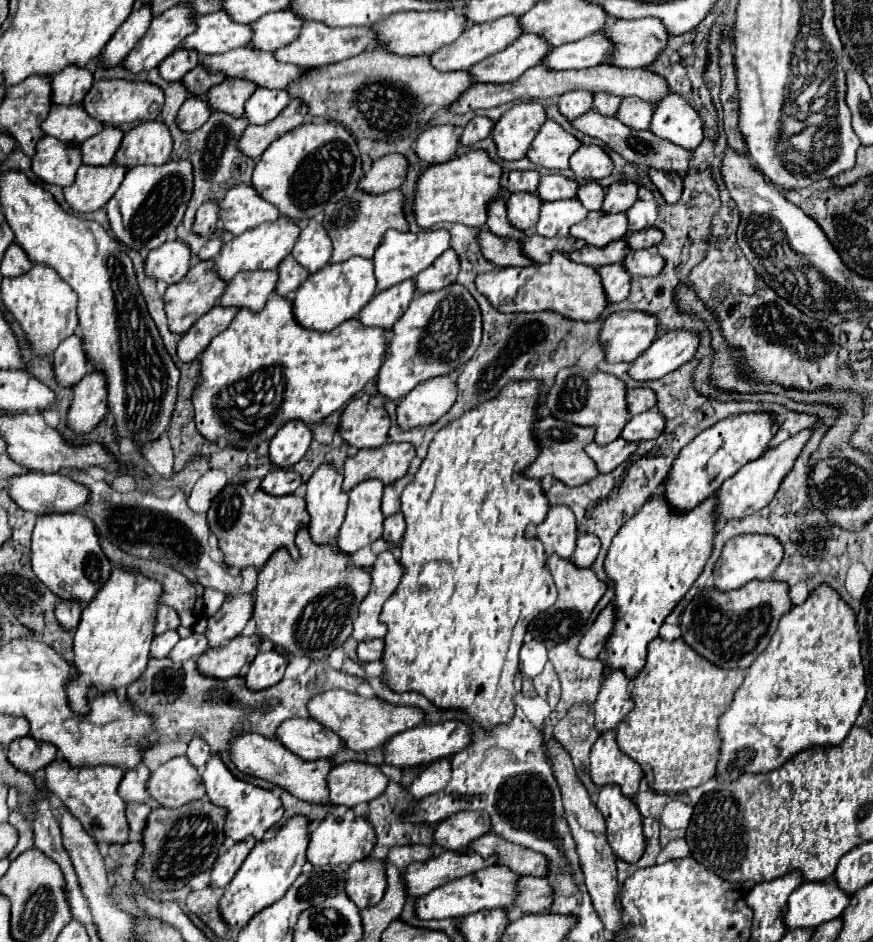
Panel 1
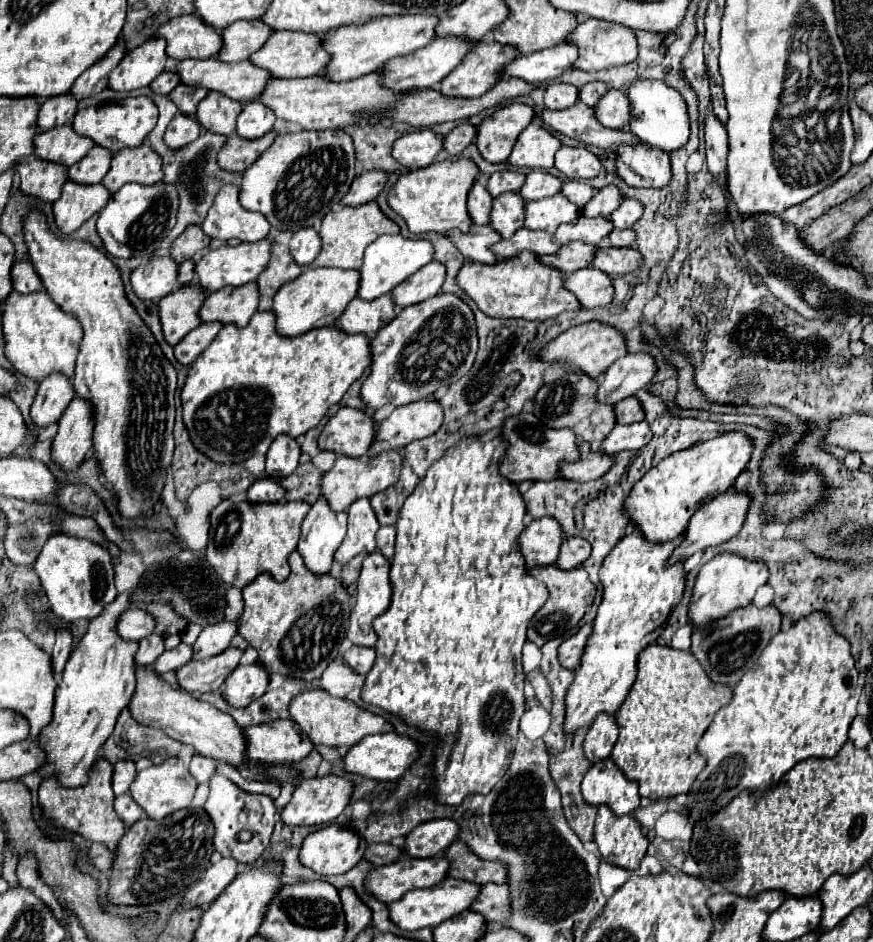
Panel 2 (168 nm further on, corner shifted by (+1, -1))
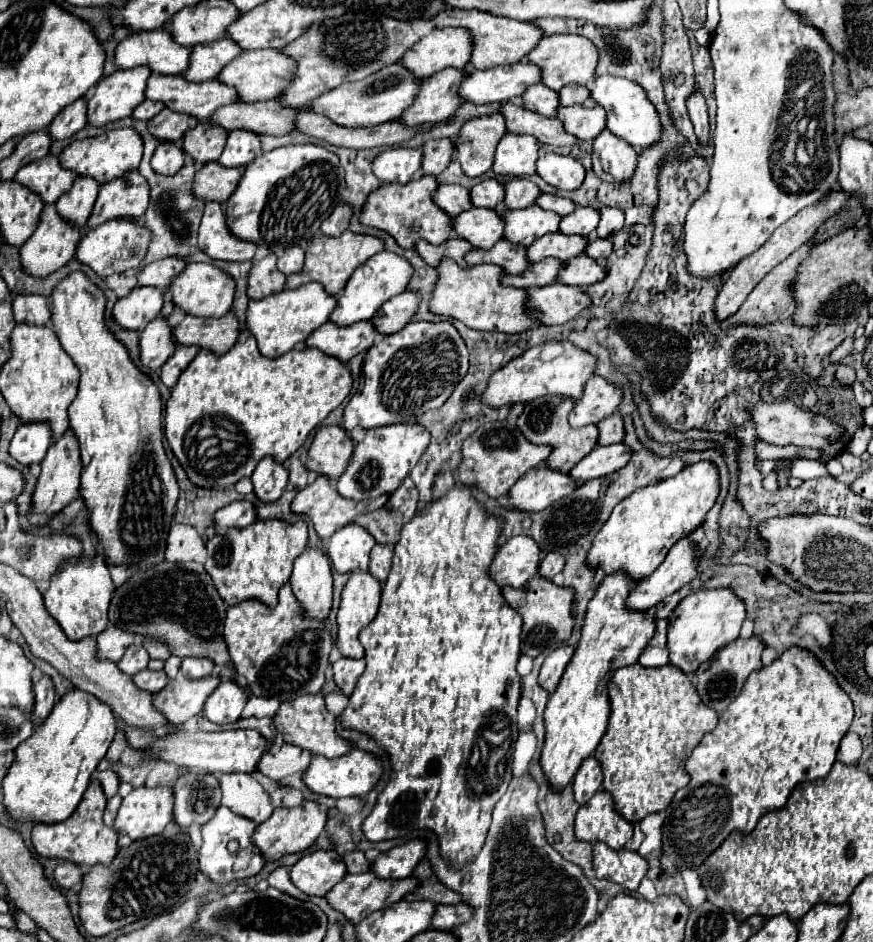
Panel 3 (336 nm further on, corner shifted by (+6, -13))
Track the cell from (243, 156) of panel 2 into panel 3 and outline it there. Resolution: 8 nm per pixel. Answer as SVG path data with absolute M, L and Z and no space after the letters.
M208 162L196 172L192 192L202 202L226 202L236 190L242 174L244 166L226 170L224 166L218 166L218 162Z

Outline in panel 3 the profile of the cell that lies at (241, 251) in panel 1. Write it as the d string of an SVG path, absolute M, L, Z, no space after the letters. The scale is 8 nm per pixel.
M190 264L170 282L170 296L176 308L198 318L220 318L230 312L234 298L234 280L212 264Z

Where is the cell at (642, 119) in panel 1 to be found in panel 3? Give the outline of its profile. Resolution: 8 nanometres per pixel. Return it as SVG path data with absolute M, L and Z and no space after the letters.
M584 100L578 106L560 106L556 116L564 130L580 140L594 140L594 134L600 134L606 128L606 110L596 102Z

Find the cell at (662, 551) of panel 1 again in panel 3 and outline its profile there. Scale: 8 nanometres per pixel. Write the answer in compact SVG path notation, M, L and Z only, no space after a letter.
M622 572L604 578L588 604L576 652L568 662L558 688L548 698L544 710L546 738L540 754L540 766L552 790L564 790L572 782L580 764L596 750L610 716L606 684L618 668L634 664L654 636L654 616L646 618L646 612L636 614L622 606L632 586L634 580Z

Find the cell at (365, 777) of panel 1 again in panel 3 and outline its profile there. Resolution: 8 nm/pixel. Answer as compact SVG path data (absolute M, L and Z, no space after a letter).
M304 802L298 808L290 808L290 810L274 808L272 816L254 830L252 844L260 850L260 854L264 856L266 862L276 862L282 856L298 854L298 852L304 852L306 848L310 848L316 842L316 838L322 834L324 824L326 824L326 812L322 812L316 802Z

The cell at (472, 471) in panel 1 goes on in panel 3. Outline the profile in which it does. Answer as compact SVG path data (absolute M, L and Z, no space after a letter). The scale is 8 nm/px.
M456 486L456 488L452 488L446 496L442 496L438 502L432 502L428 508L426 508L426 512L424 514L416 514L404 528L402 528L402 534L400 534L400 540L398 540L398 544L396 544L396 550L394 550L394 556L392 556L392 568L390 568L390 574L388 574L388 580L386 580L386 584L384 584L384 588L382 588L382 602L380 602L380 610L378 610L378 614L376 614L376 618L360 632L360 644L364 646L364 650L366 650L366 656L364 656L364 660L366 660L366 670L364 670L364 674L358 678L358 684L356 684L356 688L354 688L354 692L350 694L350 698L348 698L348 706L346 706L346 710L342 712L342 716L340 716L340 724L342 724L342 728L348 728L348 730L356 730L356 732L364 732L364 734L368 734L388 756L390 756L390 766L392 766L392 772L390 772L390 780L386 782L386 786L384 786L384 790L378 794L378 800L376 800L376 806L374 806L374 810L364 818L364 822L362 822L362 832L364 832L364 836L366 836L366 840L370 840L370 842L382 842L382 840L392 840L392 838L402 838L402 836L406 836L410 830L418 830L418 828L428 828L428 830L432 830L436 836L438 836L438 848L440 848L440 856L444 858L444 860L448 860L456 870L460 870L460 868L464 868L466 864L470 864L470 862L474 862L476 858L478 858L478 852L480 852L480 848L484 846L484 838L486 838L486 832L488 832L488 828L490 828L490 822L492 822L492 808L494 808L494 804L502 798L502 794L506 792L506 788L508 788L508 784L510 784L510 776L512 776L512 758L510 758L510 752L514 754L514 742L516 742L516 738L518 738L518 720L516 720L516 706L518 706L518 698L520 698L520 676L518 676L518 672L516 672L516 662L518 662L518 656L520 656L520 630L522 630L522 618L518 618L518 612L516 610L510 610L510 606L506 604L506 600L502 598L502 592L500 592L500 588L496 586L496 582L486 574L486 566L490 566L490 558L494 558L494 550L498 548L498 540L500 540L500 528L502 528L502 522L498 520L498 518L488 518L488 514L478 506L478 502L474 500L474 496L472 496L472 488L460 488L460 486Z

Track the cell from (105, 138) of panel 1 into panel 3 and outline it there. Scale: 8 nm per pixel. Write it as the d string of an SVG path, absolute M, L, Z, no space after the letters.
M76 178L74 186L56 202L58 214L76 228L82 228L92 212L92 206L98 196L98 184L90 178Z

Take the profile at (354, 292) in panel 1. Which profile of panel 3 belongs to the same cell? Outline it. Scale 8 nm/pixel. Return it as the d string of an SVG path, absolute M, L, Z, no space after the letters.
M310 282L294 290L284 288L278 294L248 302L246 328L256 338L260 354L264 354L266 358L276 358L290 352L296 346L302 346L312 330L328 322L328 316L332 314L334 306L336 306L336 298L330 298L330 294L326 294L322 286L318 286L316 282L314 284Z

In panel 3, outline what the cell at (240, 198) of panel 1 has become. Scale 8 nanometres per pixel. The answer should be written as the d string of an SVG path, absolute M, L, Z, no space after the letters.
M210 202L204 208L204 216L198 230L198 248L212 260L246 262L254 258L254 242L238 242L226 230L226 216L222 214L222 204Z

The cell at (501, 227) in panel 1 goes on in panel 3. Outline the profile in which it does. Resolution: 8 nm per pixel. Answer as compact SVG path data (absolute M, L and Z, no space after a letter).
M438 184L438 188L434 190L434 204L446 210L450 218L454 218L454 214L460 214L462 210L472 208L470 192L456 184Z

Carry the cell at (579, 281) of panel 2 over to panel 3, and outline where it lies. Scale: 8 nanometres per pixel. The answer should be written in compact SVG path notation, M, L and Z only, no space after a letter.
M558 282L542 288L530 288L526 296L526 312L542 326L564 324L578 316L590 298L576 286L562 286Z

